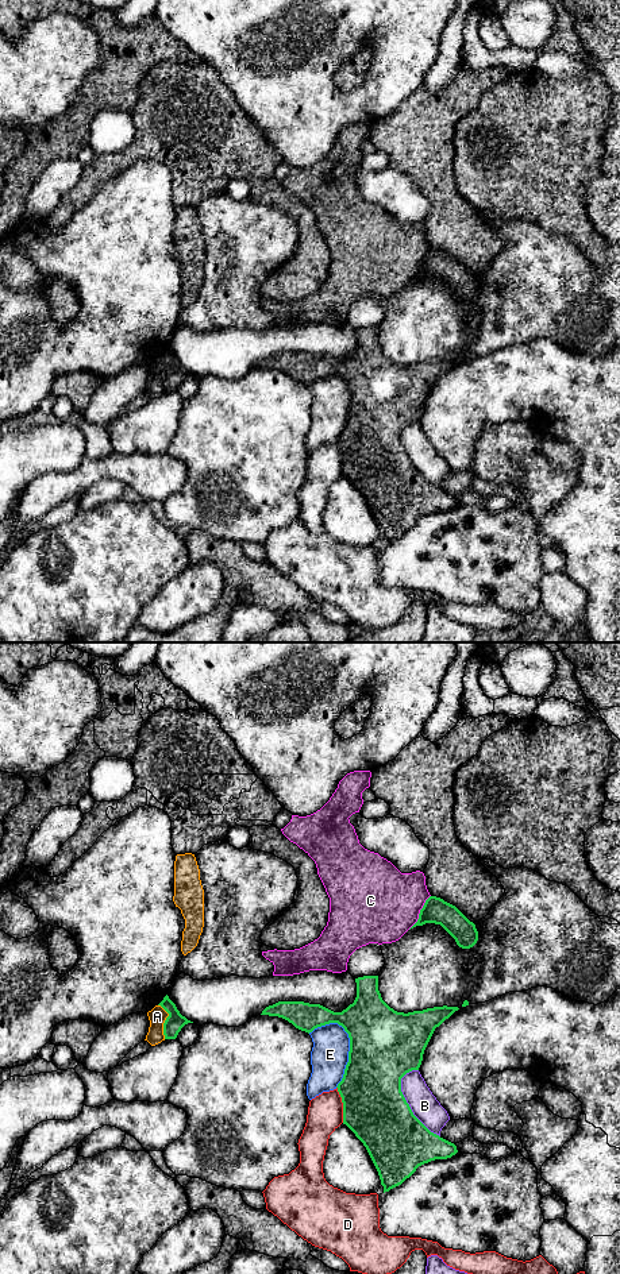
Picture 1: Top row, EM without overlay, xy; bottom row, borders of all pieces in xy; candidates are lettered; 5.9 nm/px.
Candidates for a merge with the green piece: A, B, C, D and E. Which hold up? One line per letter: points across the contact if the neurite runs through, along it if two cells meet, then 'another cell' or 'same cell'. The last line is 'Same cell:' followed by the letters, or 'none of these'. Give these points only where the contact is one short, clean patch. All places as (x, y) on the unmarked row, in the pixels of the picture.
A: along xy (158, 356), (168, 366), (164, 375), (165, 390) | another cell
B: another cell
C: another cell
D: another cell
E: another cell
Same cell: none of these

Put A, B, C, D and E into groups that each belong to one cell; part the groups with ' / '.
A / B / C / D / E

